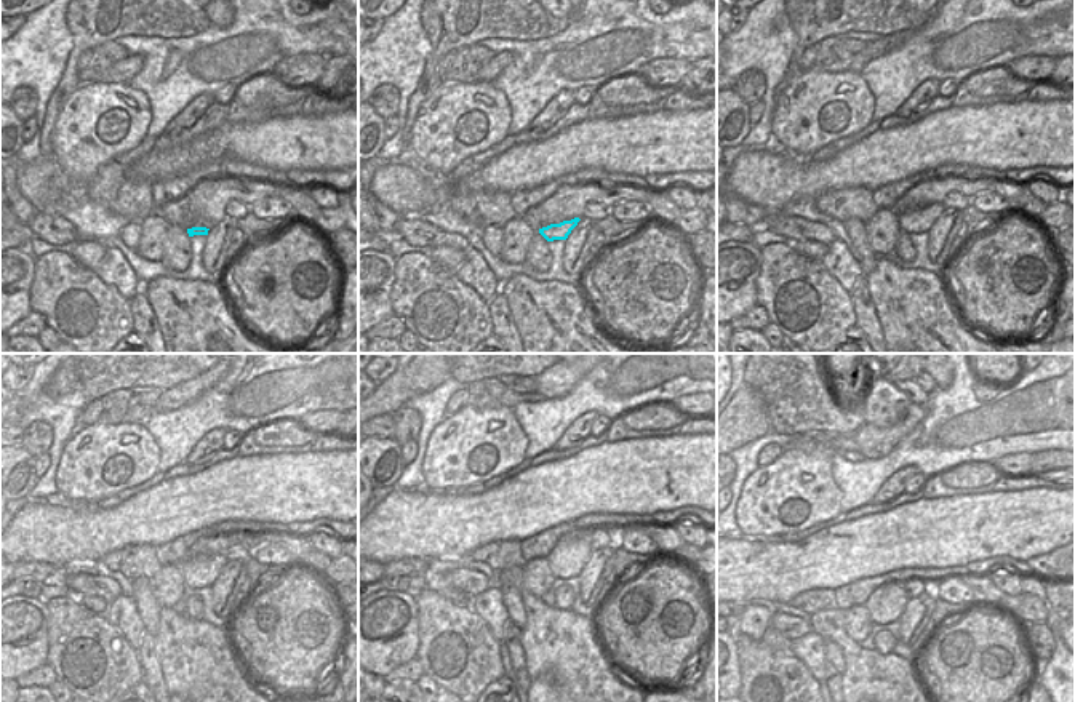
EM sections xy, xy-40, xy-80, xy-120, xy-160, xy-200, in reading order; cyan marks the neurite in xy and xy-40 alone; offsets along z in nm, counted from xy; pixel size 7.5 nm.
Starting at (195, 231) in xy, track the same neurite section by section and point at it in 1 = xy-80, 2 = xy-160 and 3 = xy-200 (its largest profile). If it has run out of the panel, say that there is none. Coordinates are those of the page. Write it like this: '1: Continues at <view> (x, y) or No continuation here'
1: Continues at xy-80 (917, 221)
2: Continues at xy-160 (560, 578)
3: Continues at xy-200 (914, 586).

